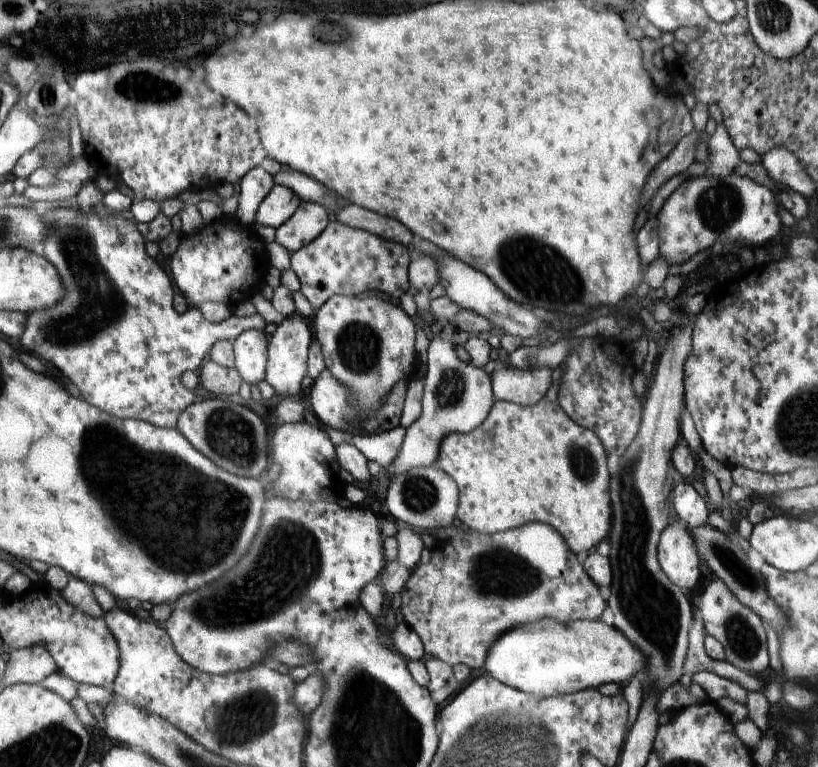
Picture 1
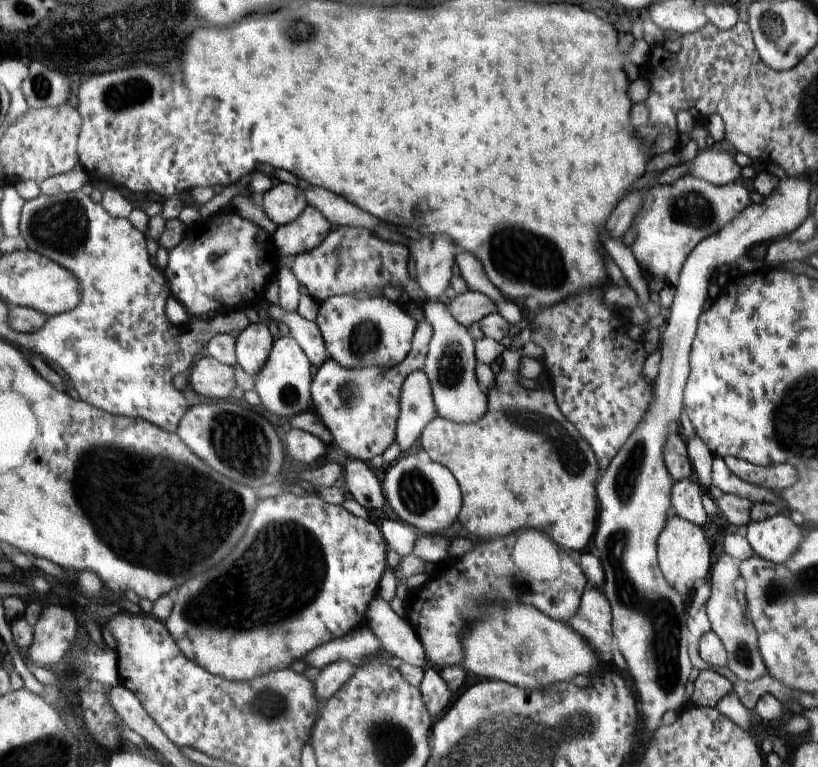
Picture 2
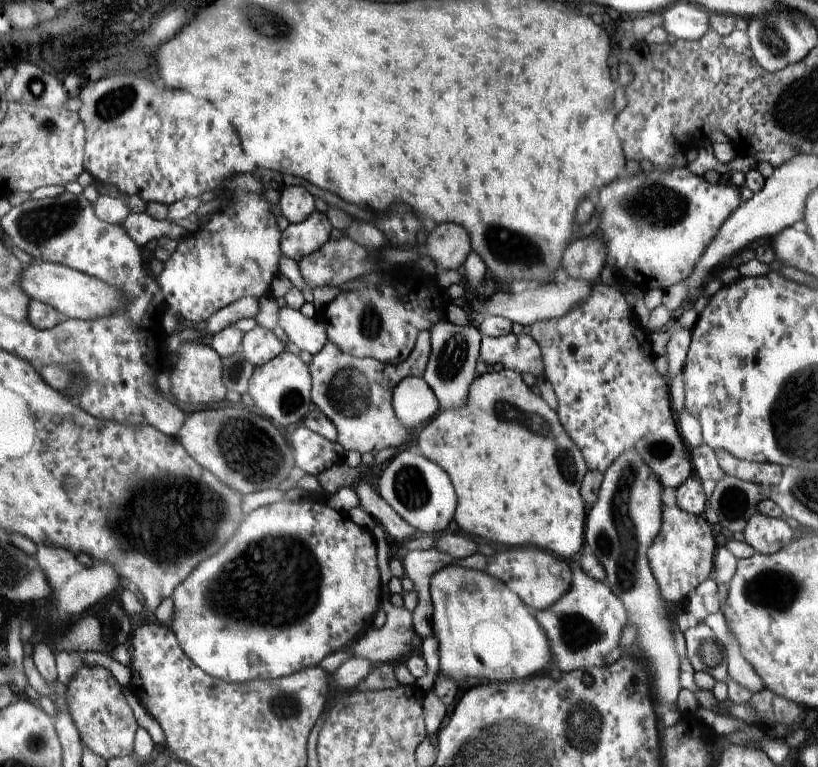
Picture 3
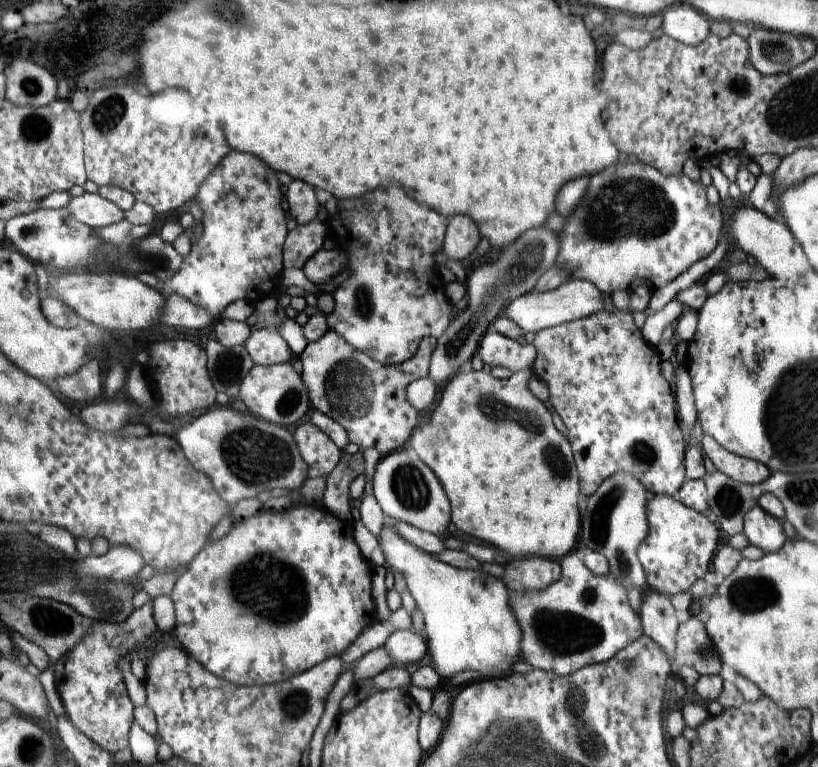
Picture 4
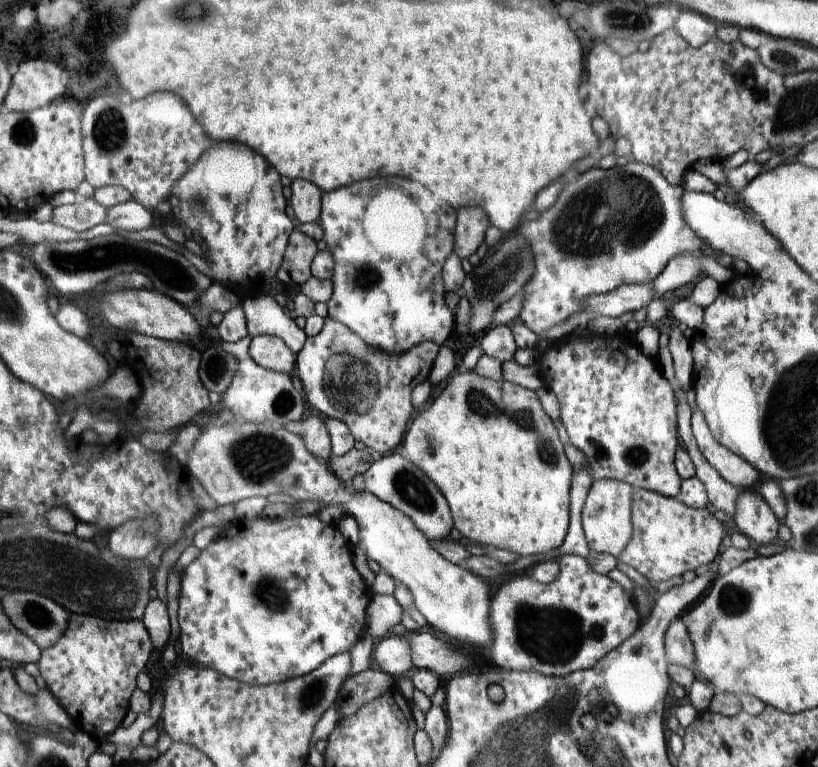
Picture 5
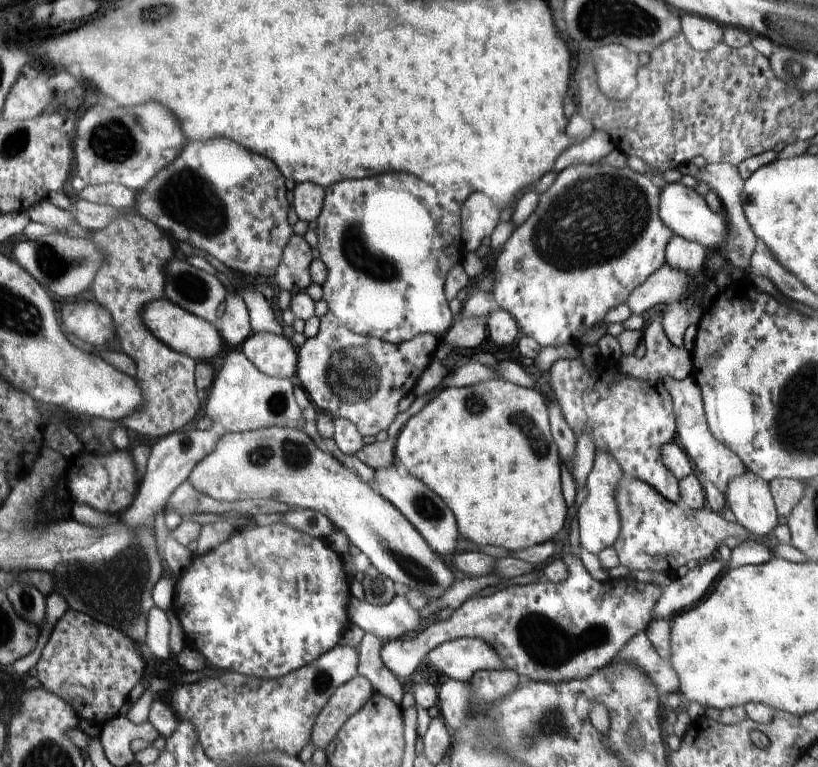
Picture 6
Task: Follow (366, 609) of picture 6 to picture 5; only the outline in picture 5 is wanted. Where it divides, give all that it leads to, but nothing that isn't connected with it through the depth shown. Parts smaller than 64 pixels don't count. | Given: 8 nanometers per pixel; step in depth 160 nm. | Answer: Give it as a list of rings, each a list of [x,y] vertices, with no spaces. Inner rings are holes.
[[[374,595],[368,606],[368,623],[370,636],[375,640],[391,634],[390,628],[400,624],[404,609],[398,604],[394,595]]]

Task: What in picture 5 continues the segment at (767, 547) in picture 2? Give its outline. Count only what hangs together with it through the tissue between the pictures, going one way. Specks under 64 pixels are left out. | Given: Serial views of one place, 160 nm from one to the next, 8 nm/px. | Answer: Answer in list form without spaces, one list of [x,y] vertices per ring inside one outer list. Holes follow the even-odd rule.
[[[740,490],[736,499],[733,524],[738,526],[752,544],[774,543],[778,536],[778,520],[772,507],[762,494],[754,490]]]

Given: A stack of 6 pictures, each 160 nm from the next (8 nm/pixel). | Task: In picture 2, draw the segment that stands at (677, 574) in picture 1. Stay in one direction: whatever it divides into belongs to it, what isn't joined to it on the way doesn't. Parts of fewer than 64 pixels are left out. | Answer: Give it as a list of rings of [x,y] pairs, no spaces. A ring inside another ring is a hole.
[[[676,514],[666,522],[666,528],[662,529],[657,540],[657,561],[660,570],[666,582],[683,595],[694,588],[696,580],[704,580],[708,576],[713,559],[710,558],[710,552],[712,550],[710,550],[710,544],[706,542],[702,528]]]

